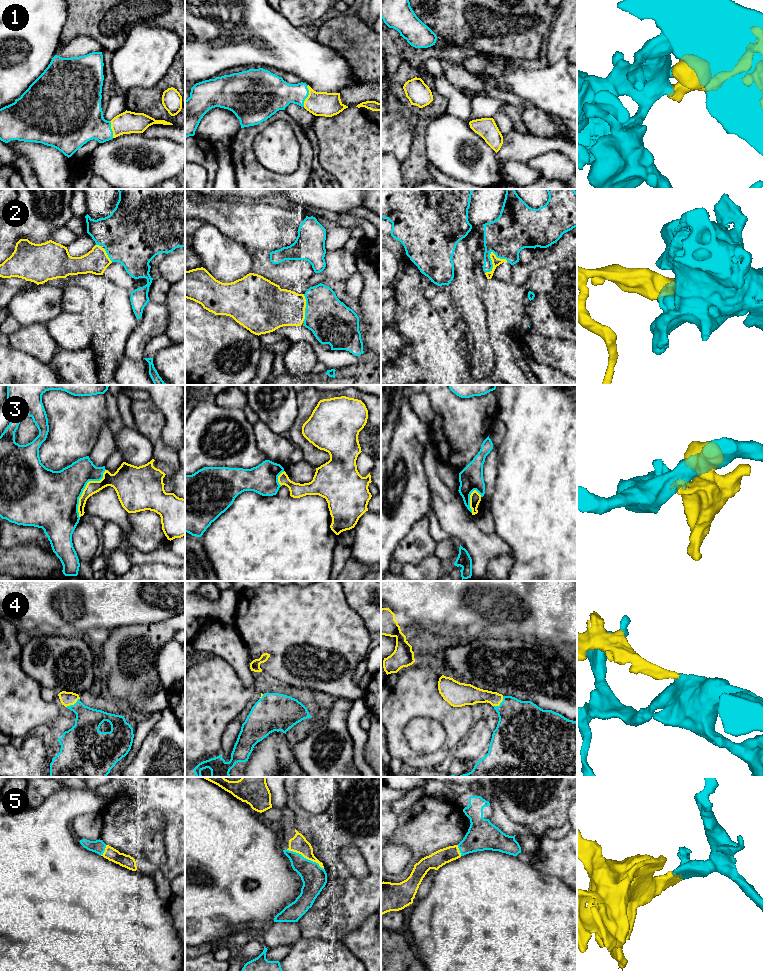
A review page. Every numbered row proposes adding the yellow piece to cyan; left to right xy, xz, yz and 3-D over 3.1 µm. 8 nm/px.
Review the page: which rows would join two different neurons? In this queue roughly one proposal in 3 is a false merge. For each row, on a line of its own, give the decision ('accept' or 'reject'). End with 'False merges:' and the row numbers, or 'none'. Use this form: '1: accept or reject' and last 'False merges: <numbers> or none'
1: accept
2: accept
3: accept
4: accept
5: accept
False merges: none

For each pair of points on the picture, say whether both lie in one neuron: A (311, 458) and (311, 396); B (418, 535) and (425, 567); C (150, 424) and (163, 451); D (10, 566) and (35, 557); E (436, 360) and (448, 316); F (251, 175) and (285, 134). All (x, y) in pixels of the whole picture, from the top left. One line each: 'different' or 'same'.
A: same
B: different
C: same
D: same
E: different
F: different

